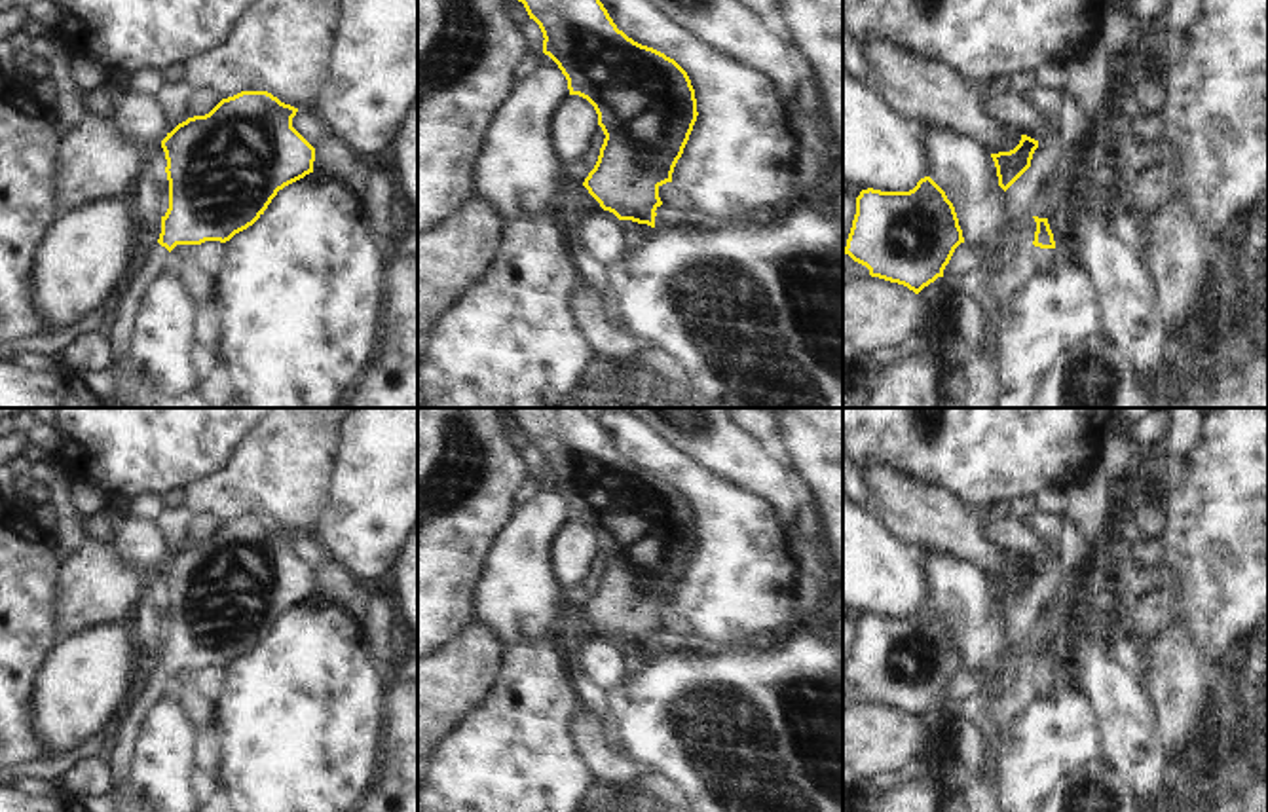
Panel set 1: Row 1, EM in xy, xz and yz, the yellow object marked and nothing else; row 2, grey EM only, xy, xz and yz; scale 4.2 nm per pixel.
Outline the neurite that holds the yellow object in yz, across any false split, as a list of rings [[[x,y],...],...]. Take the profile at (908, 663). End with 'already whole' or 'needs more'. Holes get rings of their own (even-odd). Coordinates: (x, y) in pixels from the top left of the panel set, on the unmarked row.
[[[924,601],[909,617],[862,615],[856,622],[845,679],[866,691],[871,702],[904,710],[919,719],[943,702],[943,694],[960,668],[964,662],[953,628],[930,601]]] | already whole

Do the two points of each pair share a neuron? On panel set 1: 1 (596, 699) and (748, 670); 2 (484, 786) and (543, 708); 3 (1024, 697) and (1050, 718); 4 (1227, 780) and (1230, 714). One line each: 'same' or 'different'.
1: different
2: same
3: different
4: same

